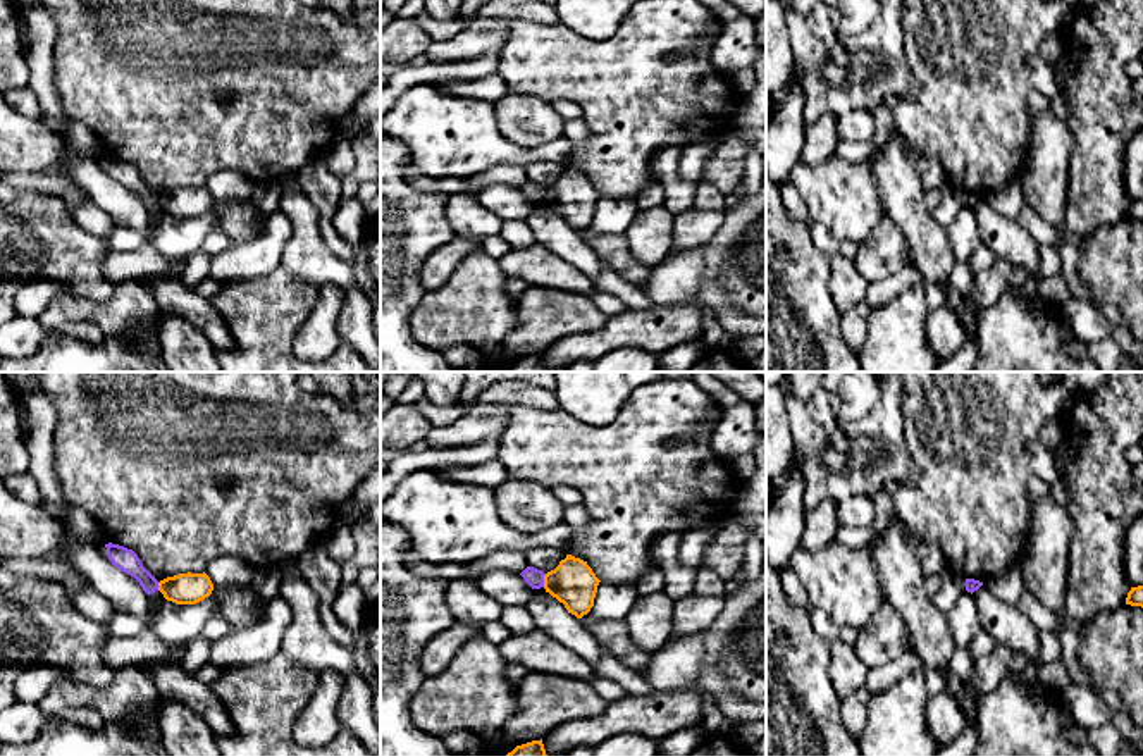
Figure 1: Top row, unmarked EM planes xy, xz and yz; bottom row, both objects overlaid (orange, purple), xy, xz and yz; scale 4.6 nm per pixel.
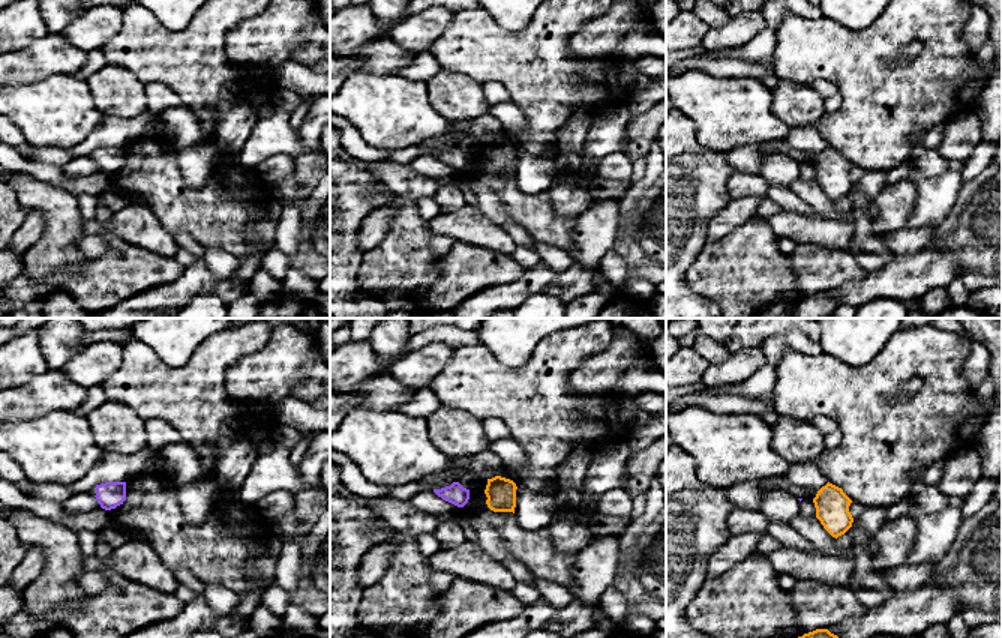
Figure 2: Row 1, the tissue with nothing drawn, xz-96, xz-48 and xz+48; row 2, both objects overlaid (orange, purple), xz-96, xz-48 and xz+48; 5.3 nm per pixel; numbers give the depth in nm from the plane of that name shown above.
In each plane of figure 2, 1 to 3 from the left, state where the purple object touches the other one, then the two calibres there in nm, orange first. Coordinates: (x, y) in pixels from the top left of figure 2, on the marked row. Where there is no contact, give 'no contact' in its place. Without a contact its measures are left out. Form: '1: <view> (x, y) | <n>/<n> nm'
1: no contact
2: no contact
3: no contact

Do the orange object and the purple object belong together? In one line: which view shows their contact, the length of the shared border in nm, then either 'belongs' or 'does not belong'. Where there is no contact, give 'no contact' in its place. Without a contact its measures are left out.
meets orange in xz; contact 70 nm long; does not belong

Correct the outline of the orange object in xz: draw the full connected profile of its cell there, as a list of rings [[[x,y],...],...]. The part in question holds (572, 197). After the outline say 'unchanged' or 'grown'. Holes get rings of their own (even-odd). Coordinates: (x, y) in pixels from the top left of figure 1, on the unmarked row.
[[[566,169],[559,179],[544,189],[544,203],[559,217],[568,227],[582,232],[594,220],[599,193],[587,179],[587,176]]]; unchanged

